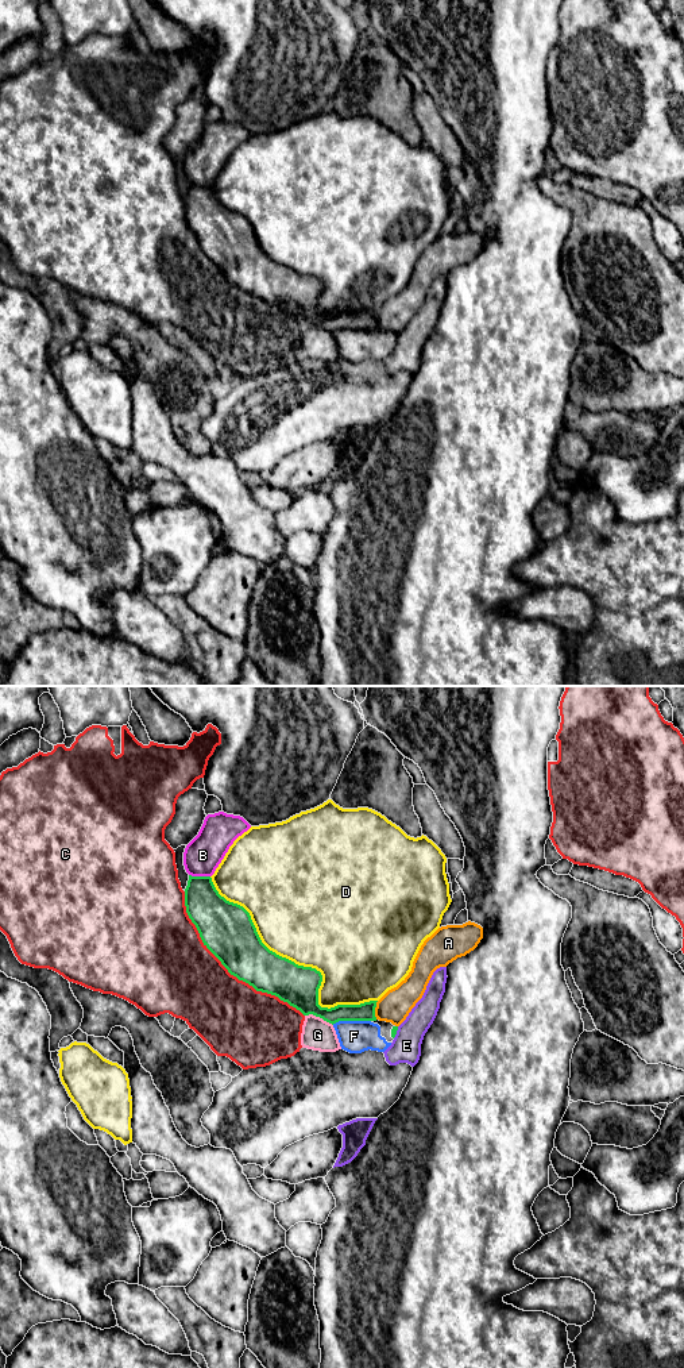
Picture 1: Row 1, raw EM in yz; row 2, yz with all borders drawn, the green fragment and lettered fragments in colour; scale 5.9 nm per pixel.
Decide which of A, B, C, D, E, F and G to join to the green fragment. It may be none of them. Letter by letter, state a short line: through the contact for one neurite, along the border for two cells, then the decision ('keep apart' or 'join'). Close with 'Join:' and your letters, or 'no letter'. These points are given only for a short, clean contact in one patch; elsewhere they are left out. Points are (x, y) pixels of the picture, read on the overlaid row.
A: keep apart
B: keep apart
C: keep apart
D: keep apart
E: keep apart
F: line yz (364, 1012), (351, 1020), (354, 1036); join
G: keep apart
Join: F

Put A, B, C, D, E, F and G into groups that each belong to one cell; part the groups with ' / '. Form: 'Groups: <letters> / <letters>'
Groups: A / B / C / D / E / F / G

